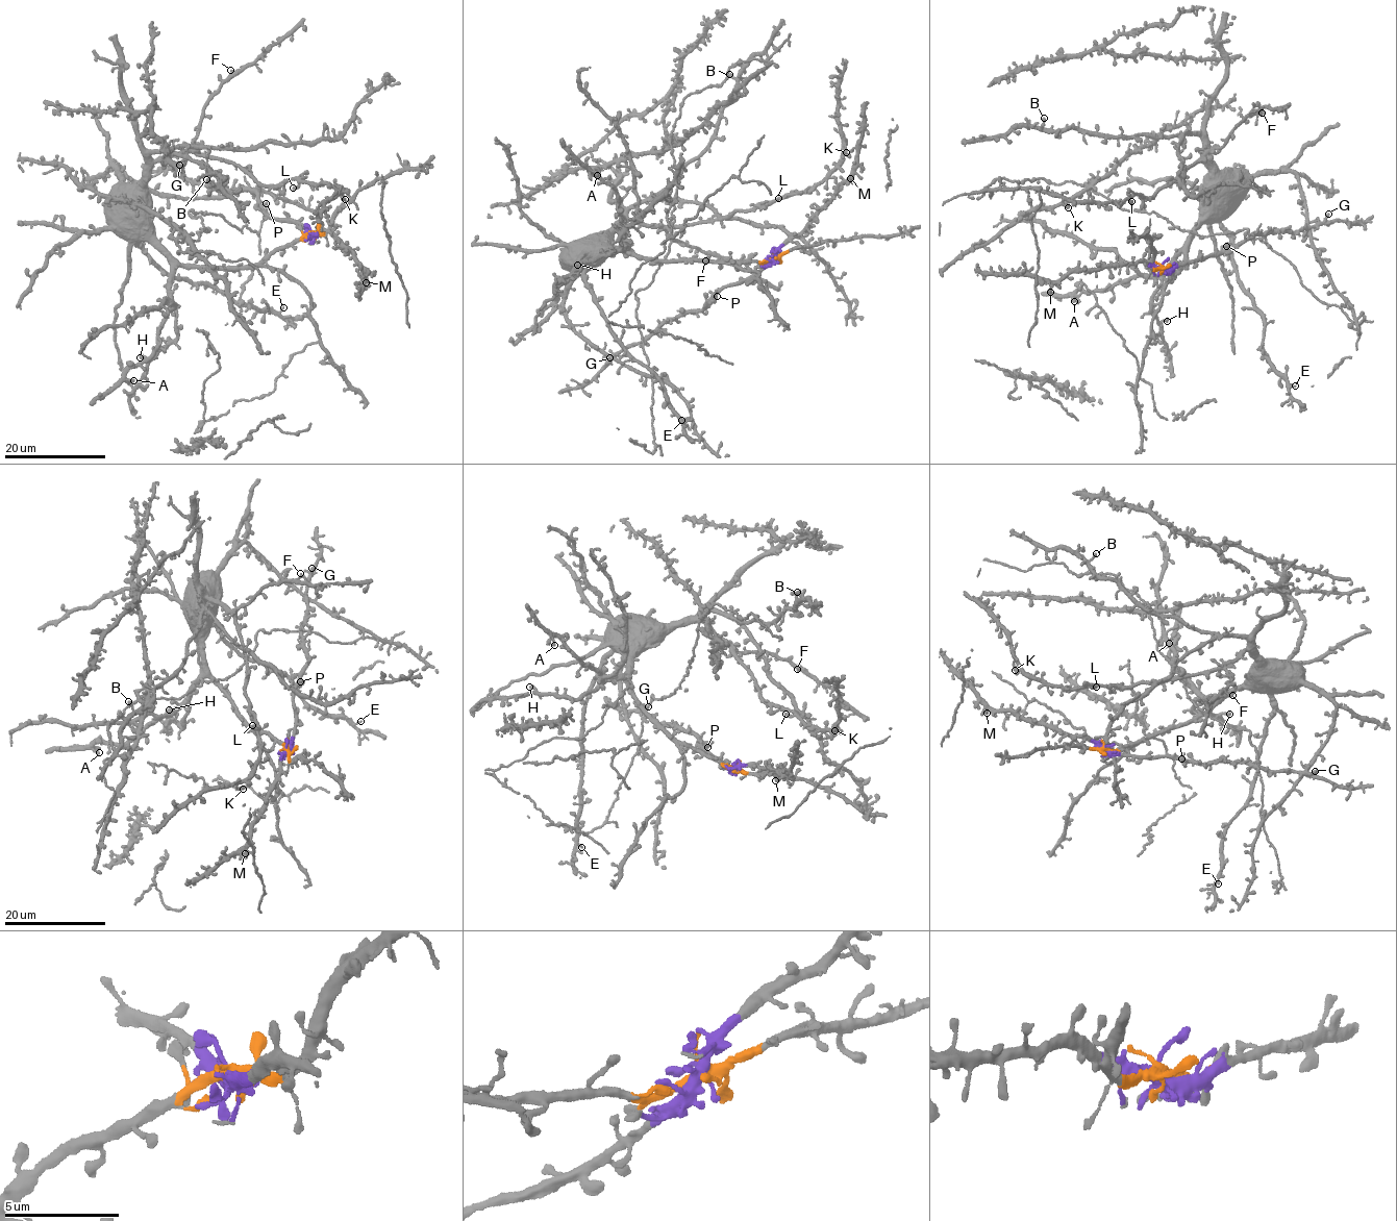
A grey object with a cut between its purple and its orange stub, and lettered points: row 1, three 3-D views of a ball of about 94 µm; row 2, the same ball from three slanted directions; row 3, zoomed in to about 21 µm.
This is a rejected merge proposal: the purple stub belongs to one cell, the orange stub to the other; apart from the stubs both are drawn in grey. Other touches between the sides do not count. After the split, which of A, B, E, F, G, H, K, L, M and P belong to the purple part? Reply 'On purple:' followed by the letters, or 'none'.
On purple: G, M, P

